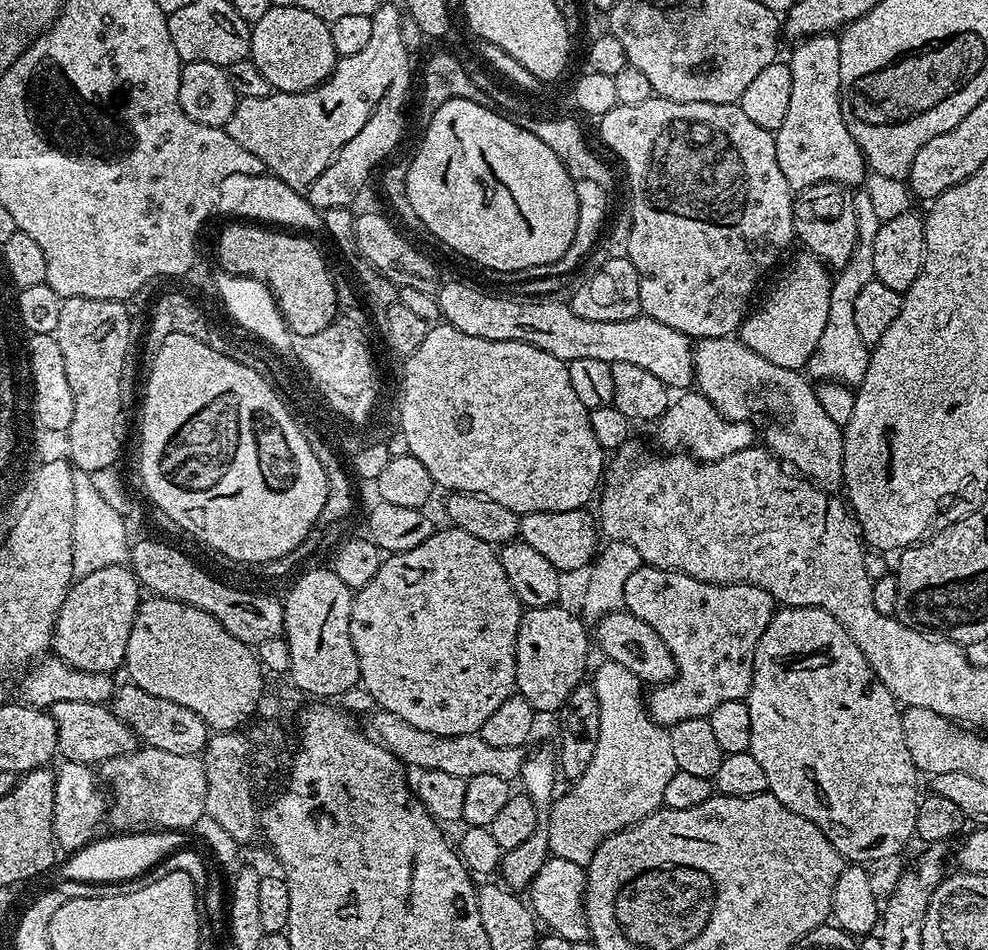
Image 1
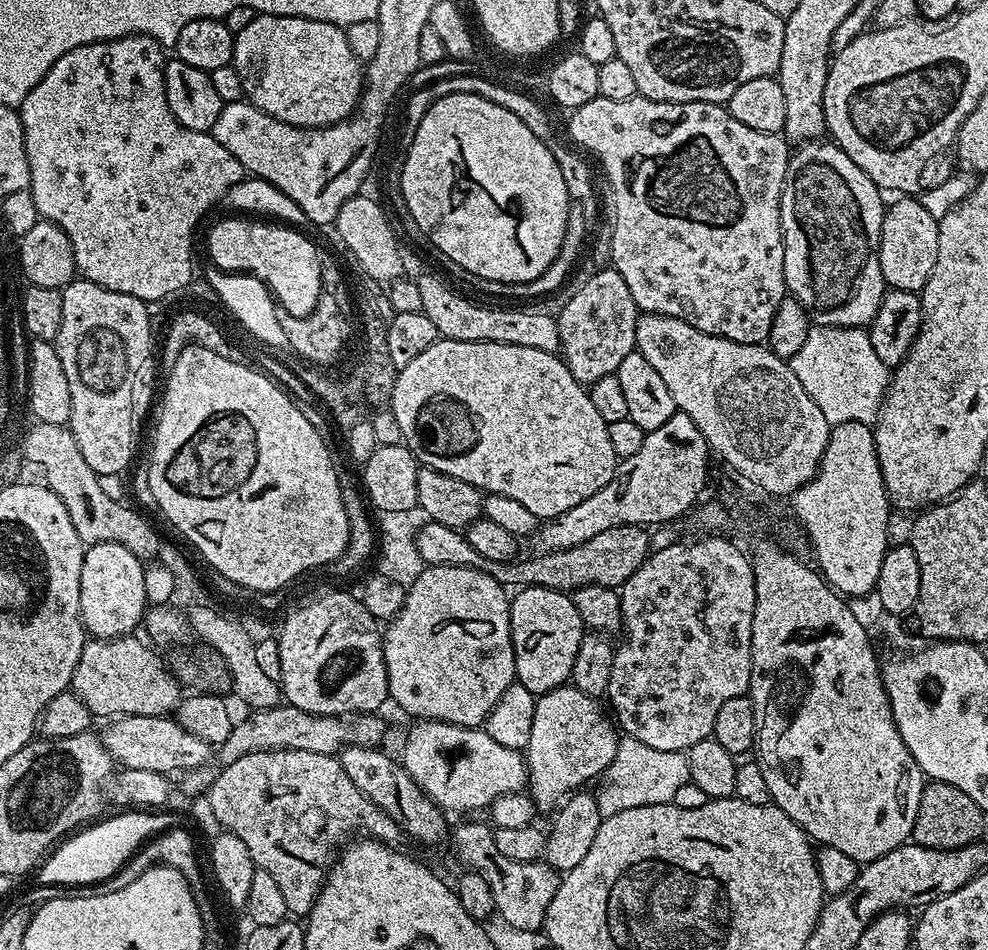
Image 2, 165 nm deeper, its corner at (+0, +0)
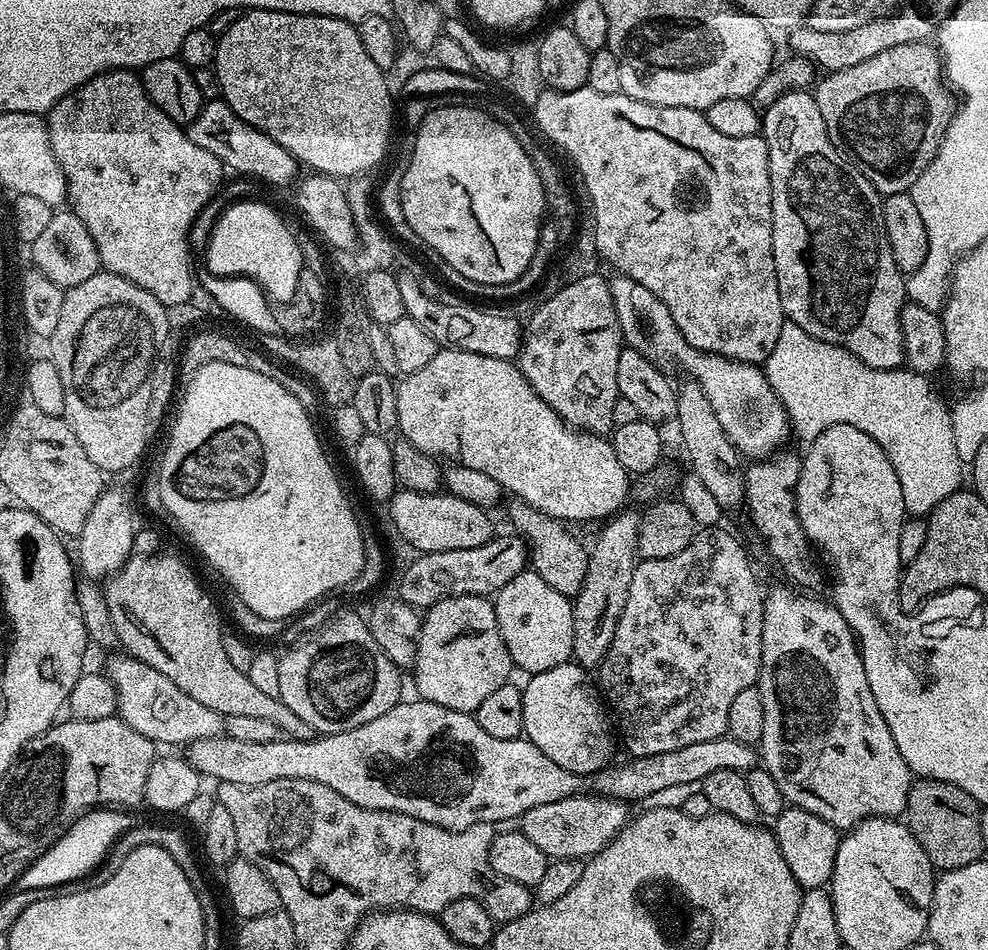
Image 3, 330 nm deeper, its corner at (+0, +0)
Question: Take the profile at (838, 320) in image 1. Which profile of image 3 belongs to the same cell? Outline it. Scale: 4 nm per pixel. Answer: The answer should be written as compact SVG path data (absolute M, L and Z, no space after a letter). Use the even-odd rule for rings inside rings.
M785 323L784 332L780 335L780 344L769 360L762 367L764 377L774 395L780 399L788 411L788 423L791 431L796 432L811 442L818 438L824 430L838 423L846 423L870 434L882 446L886 456L893 463L898 481L902 482L904 495L904 511L909 517L924 518L933 512L950 494L961 491L960 479L965 479L965 465L958 458L958 450L954 446L954 430L952 429L952 413L949 405L944 405L942 397L936 393L936 388L929 377L912 371L907 366L878 370L874 366L866 366L850 350L842 346L834 346L830 342L822 342L806 334L797 324Z

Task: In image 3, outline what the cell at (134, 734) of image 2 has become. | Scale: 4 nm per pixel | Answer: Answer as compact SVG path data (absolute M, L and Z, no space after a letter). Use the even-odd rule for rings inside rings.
M407 700L394 705L386 710L386 714L373 718L371 722L354 726L354 730L320 734L311 740L278 738L274 742L238 742L227 734L196 740L187 745L186 759L192 763L194 770L200 772L201 777L208 779L209 776L220 784L234 782L238 786L249 788L275 780L322 782L322 786L330 786L330 790L338 790L342 798L354 802L354 806L362 806L366 810L401 812L410 818L418 818L422 822L430 822L434 826L442 826L455 832L466 830L475 824L496 826L499 825L499 820L515 821L524 816L526 810L534 810L534 806L546 806L546 802L562 802L562 798L581 794L608 796L612 800L625 802L651 801L659 792L665 792L674 786L699 785L718 770L745 773L758 764L758 752L753 745L743 744L725 734L710 738L710 742L694 742L694 746L682 746L682 750L666 750L666 754L628 758L621 768L609 766L596 773L580 775L564 770L562 766L552 762L538 746L525 738L493 738L486 734L486 730L482 730L482 726L478 726L475 715L450 710L429 700Z

